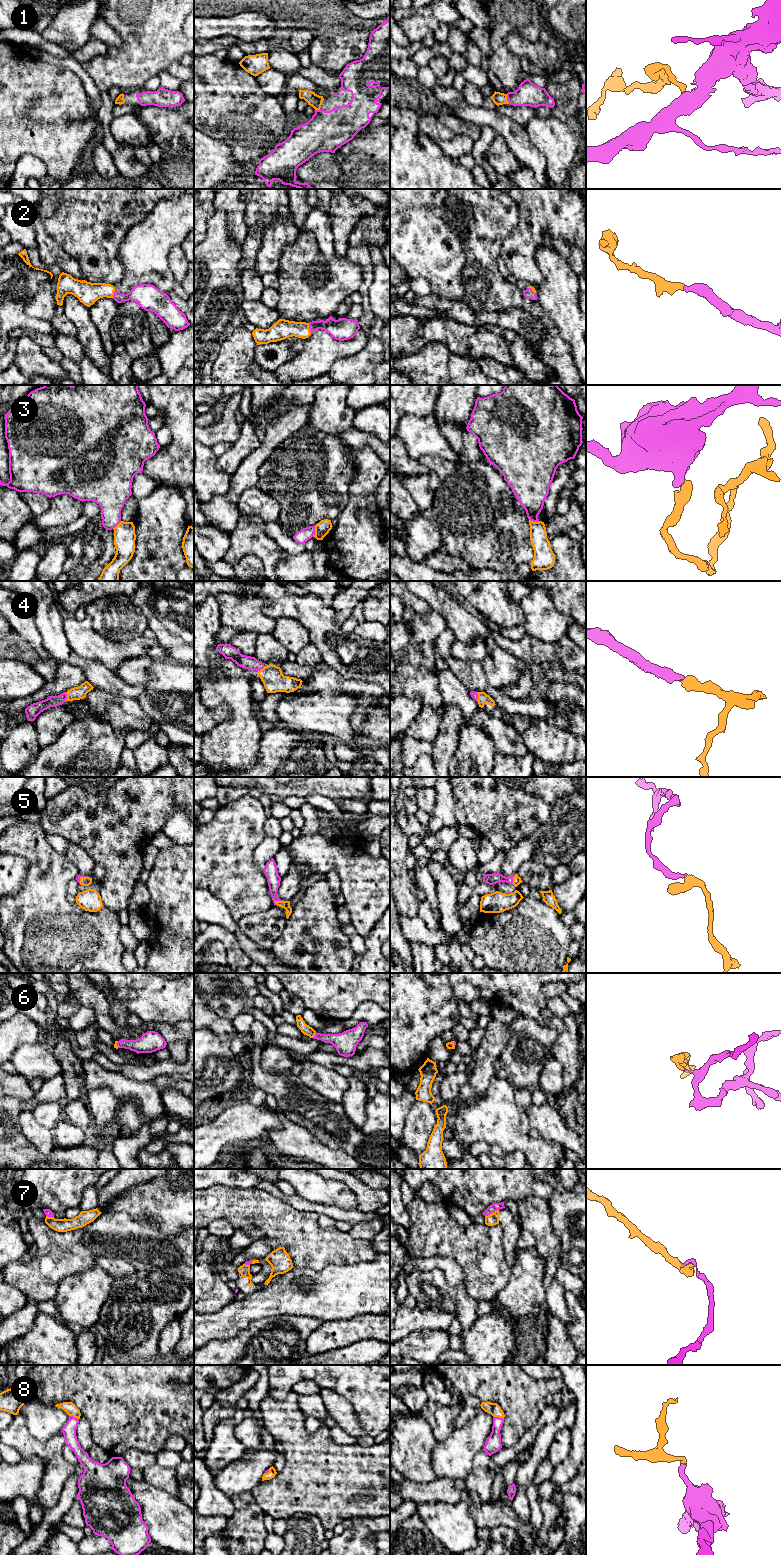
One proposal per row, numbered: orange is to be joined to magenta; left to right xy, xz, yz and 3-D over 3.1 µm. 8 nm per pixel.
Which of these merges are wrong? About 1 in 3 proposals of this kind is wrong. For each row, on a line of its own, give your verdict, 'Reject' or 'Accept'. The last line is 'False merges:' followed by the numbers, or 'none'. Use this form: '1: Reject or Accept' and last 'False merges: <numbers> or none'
1: Accept
2: Accept
3: Reject
4: Accept
5: Accept
6: Accept
7: Reject
8: Accept
False merges: 3, 7

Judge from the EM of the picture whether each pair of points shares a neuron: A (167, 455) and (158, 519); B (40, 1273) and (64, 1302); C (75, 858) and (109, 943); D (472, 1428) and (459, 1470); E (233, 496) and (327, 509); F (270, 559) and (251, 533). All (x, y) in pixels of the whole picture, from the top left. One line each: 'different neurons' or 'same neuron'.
A: different neurons
B: different neurons
C: different neurons
D: same neuron
E: different neurons
F: same neuron

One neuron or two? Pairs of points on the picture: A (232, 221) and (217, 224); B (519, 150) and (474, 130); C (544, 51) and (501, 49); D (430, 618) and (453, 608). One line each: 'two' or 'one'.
A: two
B: two
C: two
D: two

